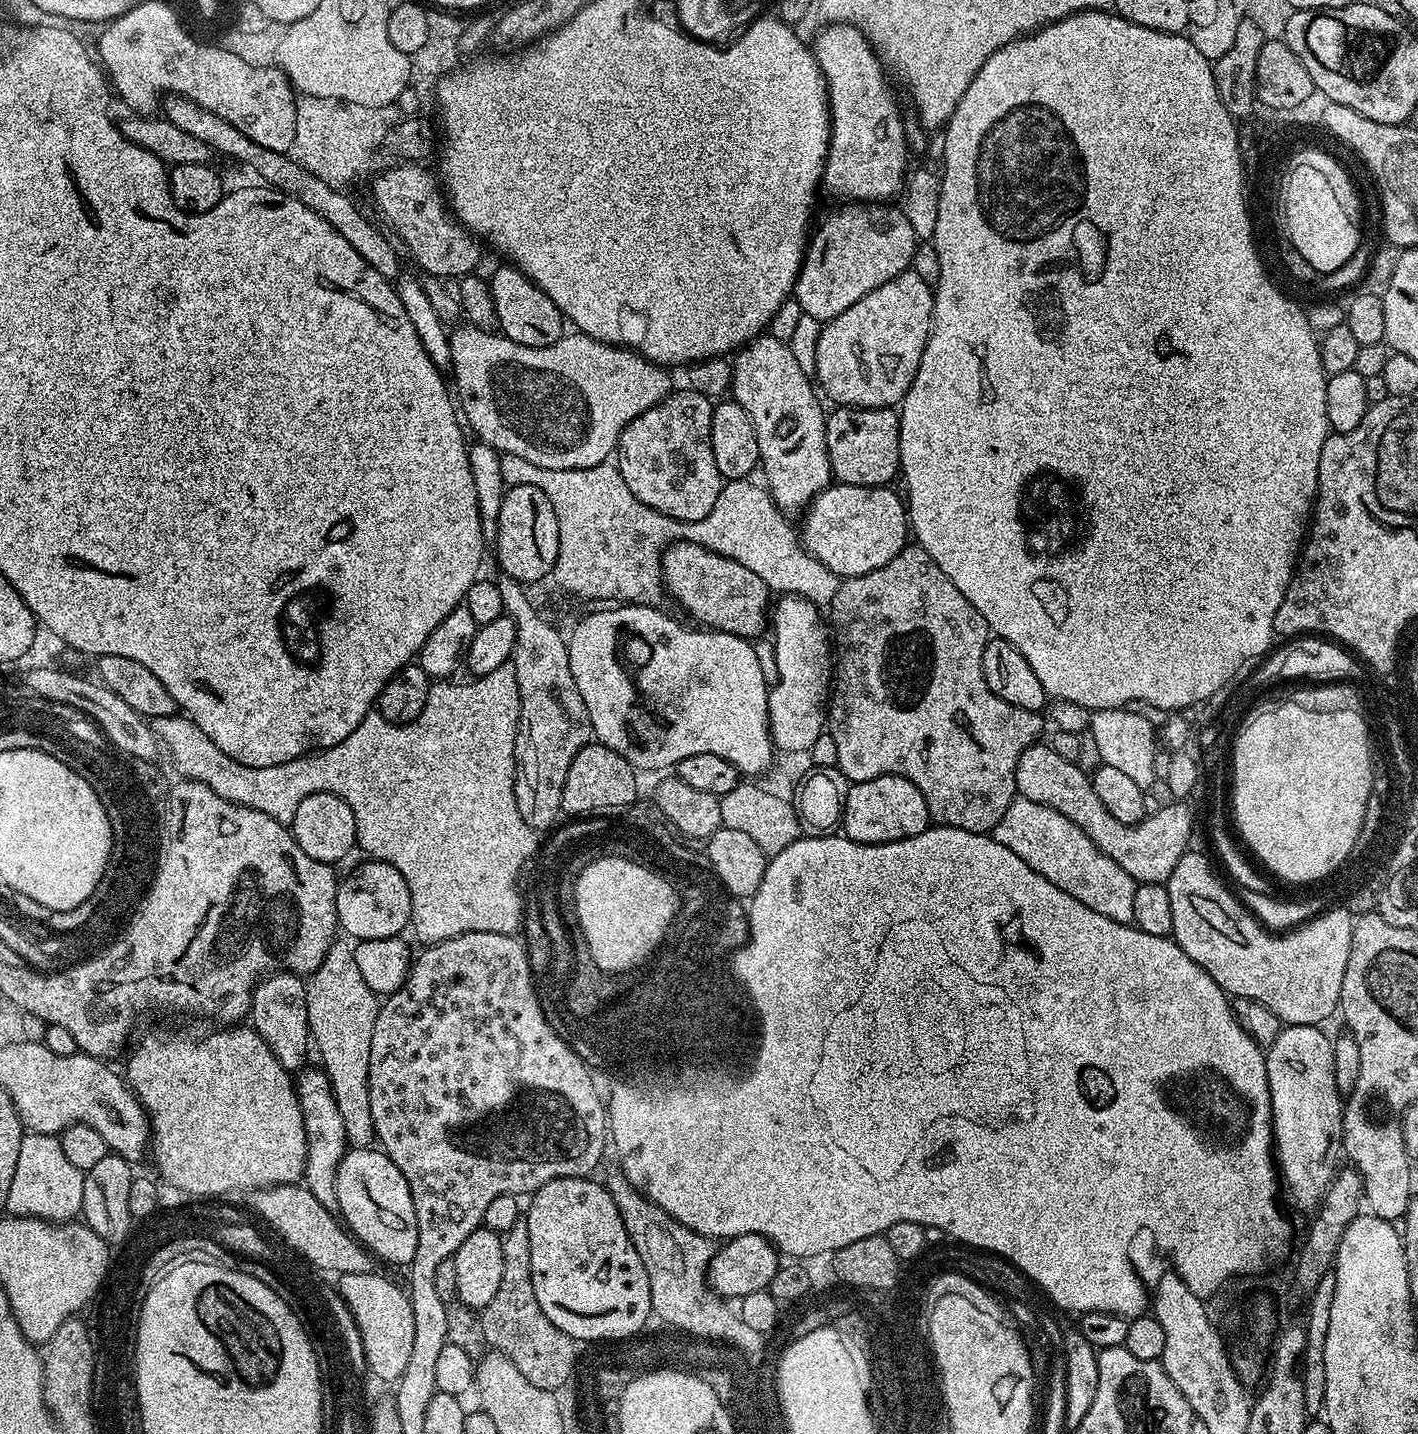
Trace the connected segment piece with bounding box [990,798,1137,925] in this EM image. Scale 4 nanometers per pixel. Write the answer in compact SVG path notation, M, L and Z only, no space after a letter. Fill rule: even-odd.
M1023 798L1012 801L1010 810L994 826L990 833L992 839L1002 842L1006 850L1014 850L1026 866L1030 866L1042 878L1054 882L1058 890L1066 890L1070 898L1078 898L1082 906L1103 914L1119 924L1134 925L1134 890L1136 880L1114 862L1092 841L1081 828L1074 826L1066 814L1058 814L1045 804L1030 802Z

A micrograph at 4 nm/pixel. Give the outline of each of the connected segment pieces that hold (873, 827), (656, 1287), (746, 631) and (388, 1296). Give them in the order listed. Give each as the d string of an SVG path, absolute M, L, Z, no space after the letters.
M879 776L866 782L855 782L849 787L844 799L844 815L842 817L842 832L848 839L859 844L885 844L898 842L906 838L914 838L914 834L922 834L930 827L930 817L926 798L922 798L922 790L905 776Z
M615 1175L606 1180L607 1190L614 1198L614 1206L618 1206L618 1214L622 1214L622 1226L626 1226L626 1234L630 1234L631 1241L636 1241L636 1246L640 1249L641 1256L644 1258L646 1274L650 1278L650 1298L655 1301L655 1309L661 1313L664 1320L668 1321L670 1317L675 1320L684 1320L688 1317L692 1319L691 1323L695 1329L716 1331L727 1337L735 1337L735 1340L745 1340L754 1345L756 1353L763 1353L766 1348L766 1340L756 1340L756 1336L753 1336L748 1328L743 1328L743 1325L737 1324L736 1320L732 1320L731 1316L724 1312L726 1306L723 1299L706 1287L708 1264L716 1256L717 1250L713 1237L703 1236L686 1226L682 1226L682 1222L670 1218L670 1214L666 1214L666 1210L654 1206L654 1202L650 1202L638 1189L630 1186L630 1182L624 1175Z
M677 542L668 545L667 550L660 558L660 576L664 580L664 587L669 597L673 596L674 599L680 600L680 604L697 620L697 625L703 626L708 630L715 630L717 632L729 632L735 636L742 636L745 638L756 638L756 635L763 630L764 627L769 627L770 624L770 600L768 604L768 596L770 597L770 590L766 586L766 582L762 582L762 578L758 578L758 574L754 574L754 570L746 570L746 566L742 566L742 562L734 562L730 558L720 556L716 552L711 552L705 548L698 548L695 546L685 547L683 543Z
M373 1270L339 1277L338 1291L360 1331L367 1371L380 1380L399 1381L414 1346L414 1310L407 1291Z

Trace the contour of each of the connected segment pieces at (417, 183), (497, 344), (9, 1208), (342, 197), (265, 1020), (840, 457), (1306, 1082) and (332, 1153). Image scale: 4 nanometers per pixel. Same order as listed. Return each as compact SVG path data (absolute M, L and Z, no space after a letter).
M400 162L397 168L388 168L372 184L372 196L376 199L376 208L388 219L388 224L393 233L400 236L402 242L409 247L409 257L416 259L416 264L424 272L429 272L429 277L459 278L475 273L480 264L479 239L456 219L455 215L446 207L446 196L442 191L441 181L435 171L427 172L420 162Z
M464 322L449 331L448 345L452 359L450 376L452 375L456 379L454 392L458 397L458 408L467 427L469 429L472 427L476 431L475 439L479 443L488 444L500 454L526 458L526 462L534 462L534 466L546 466L546 470L574 470L575 468L589 468L605 463L615 453L616 443L620 441L622 430L627 424L634 422L634 418L638 418L638 414L653 408L659 400L665 400L668 393L674 388L671 378L668 377L669 369L667 367L655 364L654 361L648 360L638 352L633 352L630 348L617 348L615 344L603 344L602 341L585 336L583 332L578 331L566 334L561 340L554 342L554 346L531 348L530 346L522 346L518 342L506 338L503 334L487 332Z
M29 1131L22 1138L22 1147L18 1150L18 1167L14 1170L14 1178L10 1181L10 1194L6 1194L6 1212L9 1216L29 1216L49 1222L72 1222L81 1215L82 1186L84 1173L78 1170L66 1158L62 1151L59 1135L42 1134Z
M165 95L162 100L162 116L163 119L174 122L174 126L186 130L186 134L194 134L194 138L206 142L206 146L210 146L213 153L220 155L221 152L222 155L229 156L230 159L237 160L248 168L253 168L264 179L261 181L267 187L274 188L277 192L284 192L287 196L293 196L298 202L302 202L302 206L314 210L318 218L322 218L333 226L334 230L338 231L338 234L341 234L342 238L362 255L363 260L373 266L374 270L383 277L392 280L401 273L402 260L390 246L387 235L384 232L381 233L362 214L351 198L345 195L346 192L343 189L328 185L322 178L318 178L313 172L302 167L297 160L292 159L291 155L266 150L266 146L258 146L258 142L246 138L242 130L230 126L226 118L218 118L218 114L198 106L196 102L185 96Z
M274 972L257 983L252 989L252 1011L250 1013L251 1027L256 1029L260 1039L270 1046L274 1058L282 1062L282 1066L289 1070L297 1070L304 1064L304 1059L310 1052L310 1033L308 1031L308 1011L306 1010L306 994L308 989L305 981L294 972Z
M836 406L826 416L826 450L832 475L850 486L891 485L900 472L900 414L896 408Z
M1314 1024L1281 1027L1264 1057L1278 1176L1293 1206L1309 1213L1319 1208L1331 1186L1344 1143L1344 1100L1334 1082L1332 1040L1324 1030Z
M319 1067L304 1068L300 1073L297 1071L294 1076L294 1083L296 1086L296 1097L300 1103L302 1118L306 1126L306 1166L302 1177L303 1187L308 1188L310 1194L314 1194L314 1198L318 1198L318 1202L322 1202L322 1206L326 1206L326 1210L339 1213L338 1190L336 1189L338 1166L342 1162L344 1155L348 1153L350 1145L346 1138L346 1126L342 1123L342 1114L338 1114L338 1102L332 1093L327 1074Z

